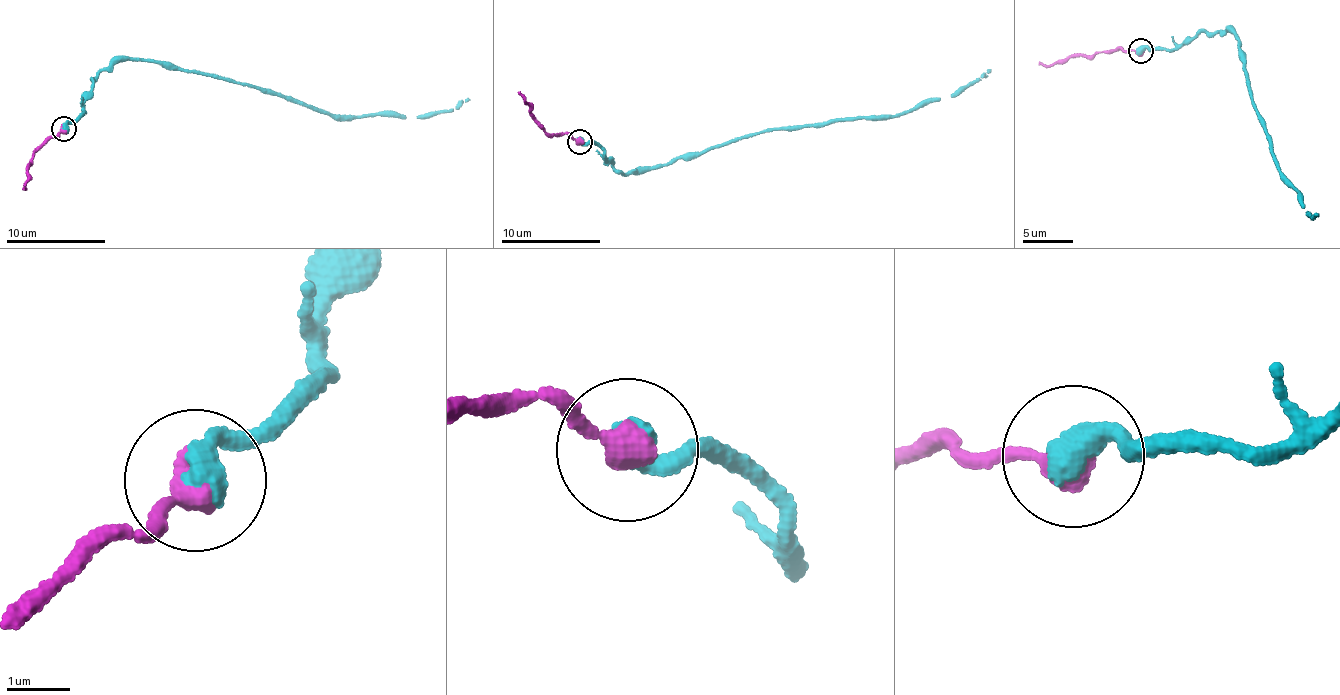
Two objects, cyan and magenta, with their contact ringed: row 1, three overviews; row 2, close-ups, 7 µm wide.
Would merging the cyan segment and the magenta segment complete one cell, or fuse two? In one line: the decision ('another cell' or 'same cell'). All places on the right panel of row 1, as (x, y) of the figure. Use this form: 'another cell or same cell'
same cell

